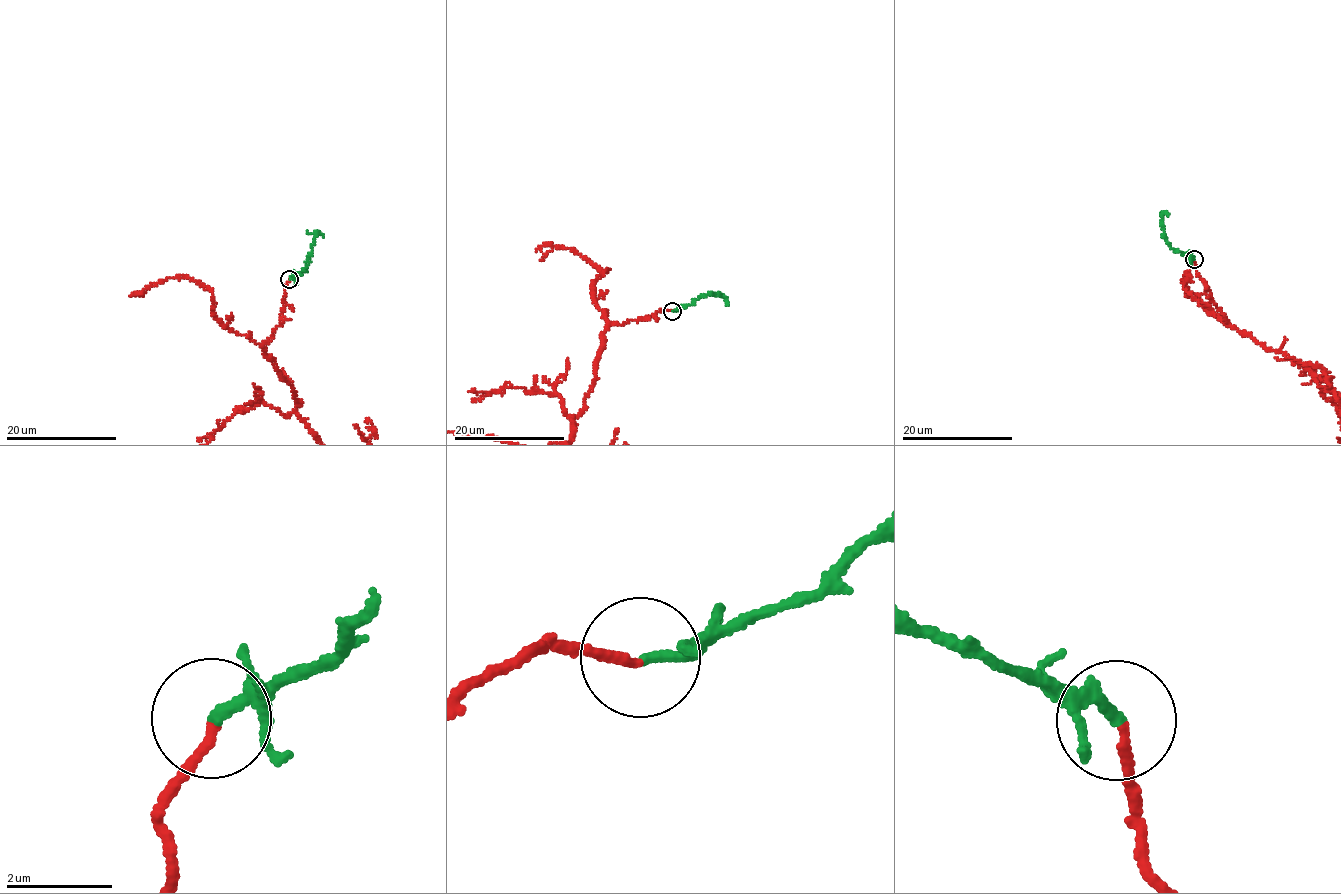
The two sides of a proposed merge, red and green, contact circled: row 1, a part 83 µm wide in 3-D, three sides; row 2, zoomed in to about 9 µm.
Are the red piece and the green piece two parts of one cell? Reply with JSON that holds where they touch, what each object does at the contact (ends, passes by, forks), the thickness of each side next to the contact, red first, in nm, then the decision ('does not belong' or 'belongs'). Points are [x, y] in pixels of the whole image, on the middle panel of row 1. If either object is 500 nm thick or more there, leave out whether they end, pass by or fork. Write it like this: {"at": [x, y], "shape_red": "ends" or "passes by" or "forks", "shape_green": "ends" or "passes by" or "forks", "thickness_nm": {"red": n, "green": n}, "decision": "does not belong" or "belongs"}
{"at": [672, 311], "shape_red": "ends", "shape_green": "ends", "thickness_nm": {"red": 160, "green": 200}, "decision": "belongs"}

